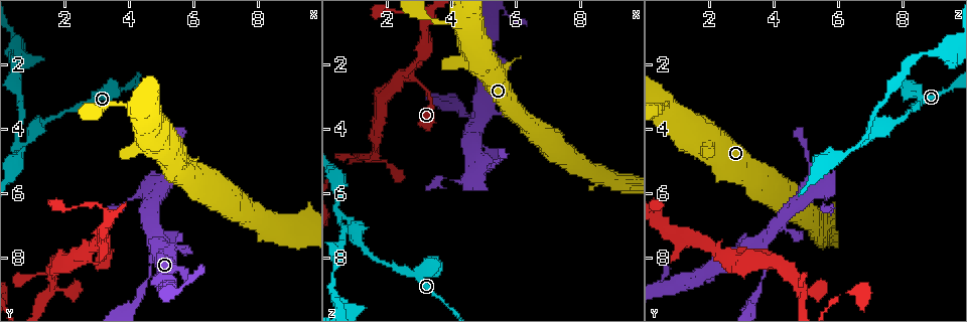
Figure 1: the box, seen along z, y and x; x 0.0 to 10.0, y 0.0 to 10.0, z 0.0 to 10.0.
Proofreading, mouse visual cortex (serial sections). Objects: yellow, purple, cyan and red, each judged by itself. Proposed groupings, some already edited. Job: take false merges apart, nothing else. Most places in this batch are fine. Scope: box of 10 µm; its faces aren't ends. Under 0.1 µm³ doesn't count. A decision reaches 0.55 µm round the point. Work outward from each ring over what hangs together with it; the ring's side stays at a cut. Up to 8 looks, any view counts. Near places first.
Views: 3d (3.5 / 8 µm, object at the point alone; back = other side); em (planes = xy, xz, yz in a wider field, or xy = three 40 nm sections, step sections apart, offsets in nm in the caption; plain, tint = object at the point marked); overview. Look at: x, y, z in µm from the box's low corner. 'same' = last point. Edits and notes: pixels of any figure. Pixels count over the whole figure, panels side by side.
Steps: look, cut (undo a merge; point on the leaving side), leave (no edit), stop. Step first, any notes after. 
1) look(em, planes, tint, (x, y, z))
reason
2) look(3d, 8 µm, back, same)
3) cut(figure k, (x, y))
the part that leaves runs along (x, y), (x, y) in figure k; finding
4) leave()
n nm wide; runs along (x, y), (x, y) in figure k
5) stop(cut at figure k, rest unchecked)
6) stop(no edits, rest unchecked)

look(3d, 8 µm, (2.75, 8.05, 2.45))
a fork

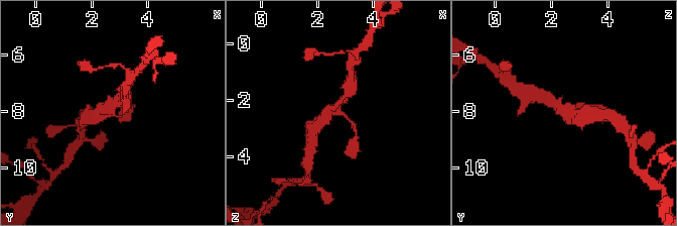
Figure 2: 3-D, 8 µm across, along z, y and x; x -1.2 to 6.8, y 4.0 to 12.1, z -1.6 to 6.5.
look(3d, 3.5 µm, back, same)

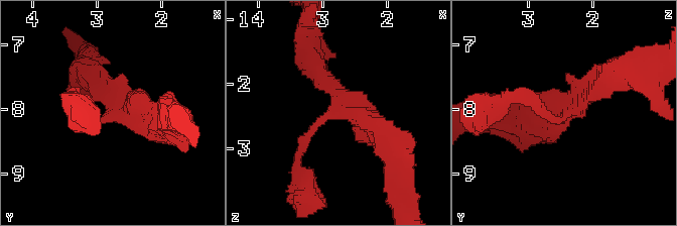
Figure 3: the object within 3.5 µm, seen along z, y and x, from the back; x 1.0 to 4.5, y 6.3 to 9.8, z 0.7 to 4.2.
look(em, planes, tint, (2.75, 8.05, 2.40))
shape alone is not enough

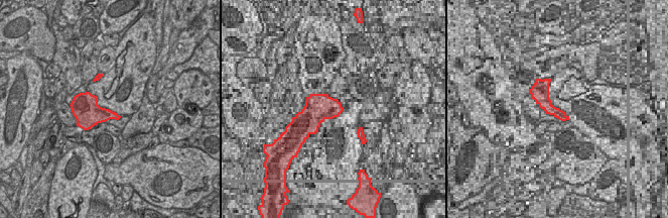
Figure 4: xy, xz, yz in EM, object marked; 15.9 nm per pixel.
leave()
runs along (75, 93), (93, 121), (164, 118) in figure 3; continuous, no second cell

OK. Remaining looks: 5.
look(3d, 3.5 µm, (4.90, 7.45, 3.65))
sudden change in width

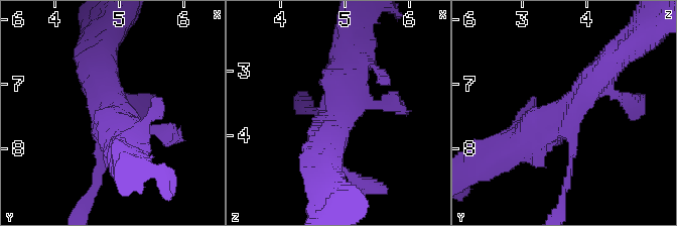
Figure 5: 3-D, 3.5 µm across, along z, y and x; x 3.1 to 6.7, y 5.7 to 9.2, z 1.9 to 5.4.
look(em, planes, tint, (4.90, 7.45, 3.65))

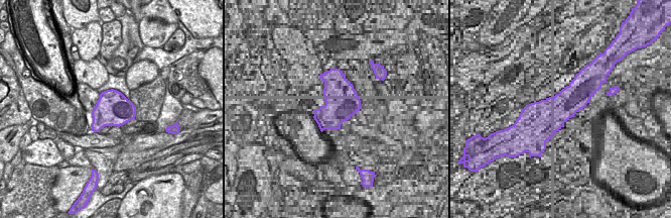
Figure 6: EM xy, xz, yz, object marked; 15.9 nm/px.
leave()
runs along (508, 150), (574, 104), (608, 64) in figure 5; one cell here

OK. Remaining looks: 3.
look(3d, 3.5 µm, (8.75, 7.10, 5.45))
arms part here

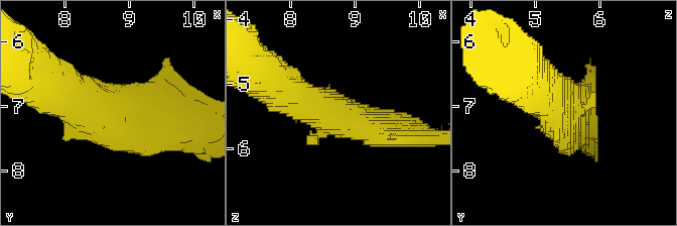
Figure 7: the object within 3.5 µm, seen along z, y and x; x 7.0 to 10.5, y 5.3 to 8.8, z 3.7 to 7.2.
look(em, xy, step 1, tint, (8.75, 7.00, 5.45))

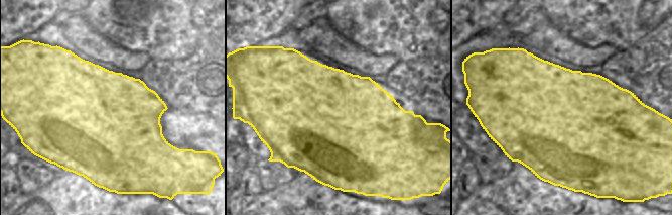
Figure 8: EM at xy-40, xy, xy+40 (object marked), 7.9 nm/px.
leave()
continuous, no second cell

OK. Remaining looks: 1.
stop(no edits, rest unchecked)

